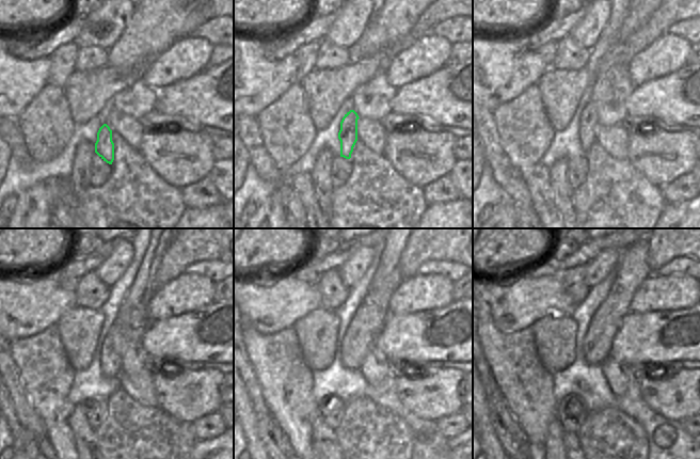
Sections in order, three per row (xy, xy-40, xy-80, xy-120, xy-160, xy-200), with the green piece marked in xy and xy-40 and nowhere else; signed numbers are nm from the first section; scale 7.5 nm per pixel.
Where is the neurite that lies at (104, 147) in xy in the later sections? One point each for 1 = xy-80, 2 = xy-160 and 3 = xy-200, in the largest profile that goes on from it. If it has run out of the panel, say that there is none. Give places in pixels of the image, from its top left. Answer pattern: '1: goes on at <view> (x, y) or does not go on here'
1: goes on at xy-80 (589, 117)
2: goes on at xy-160 (371, 314)
3: goes on at xy-200 (633, 269)

